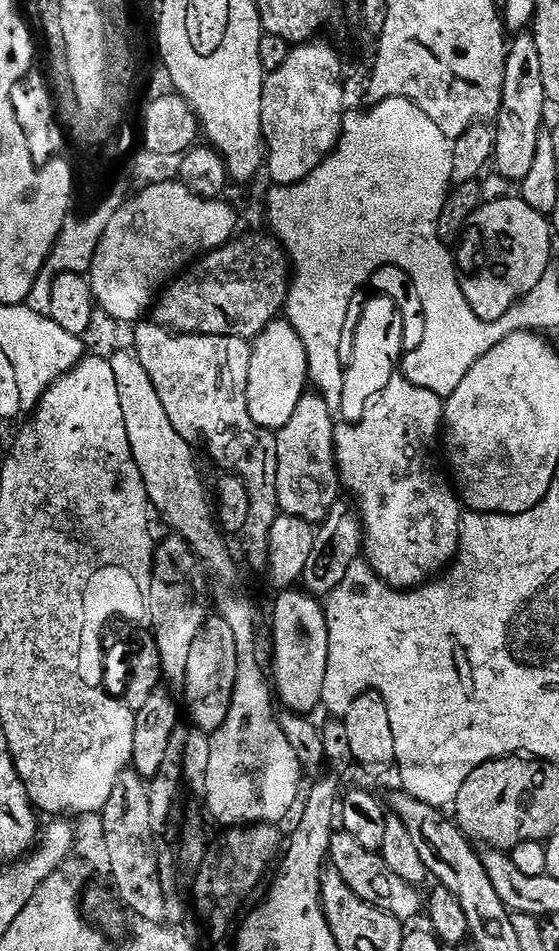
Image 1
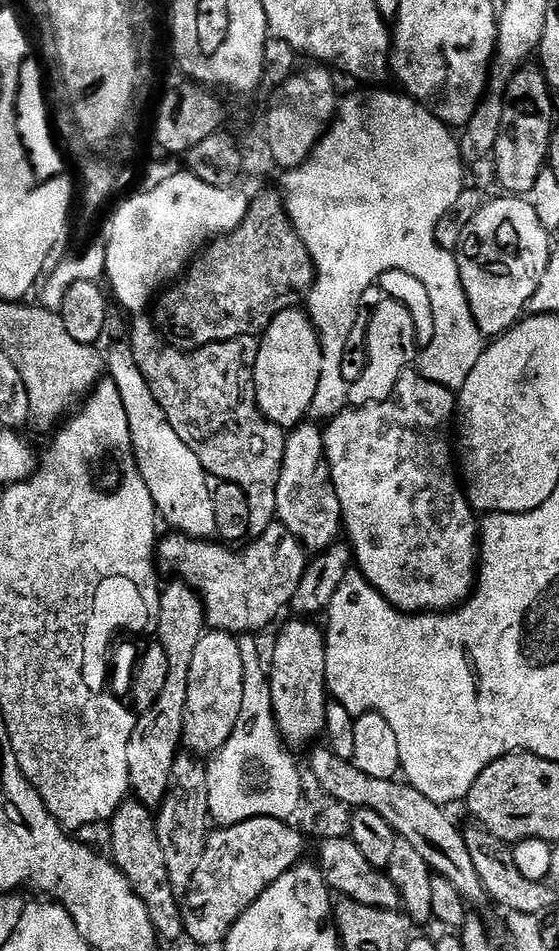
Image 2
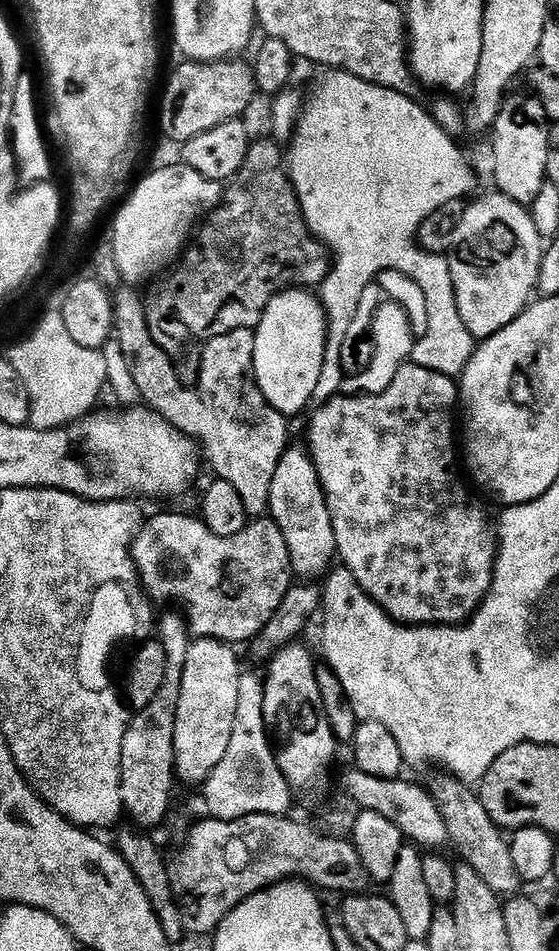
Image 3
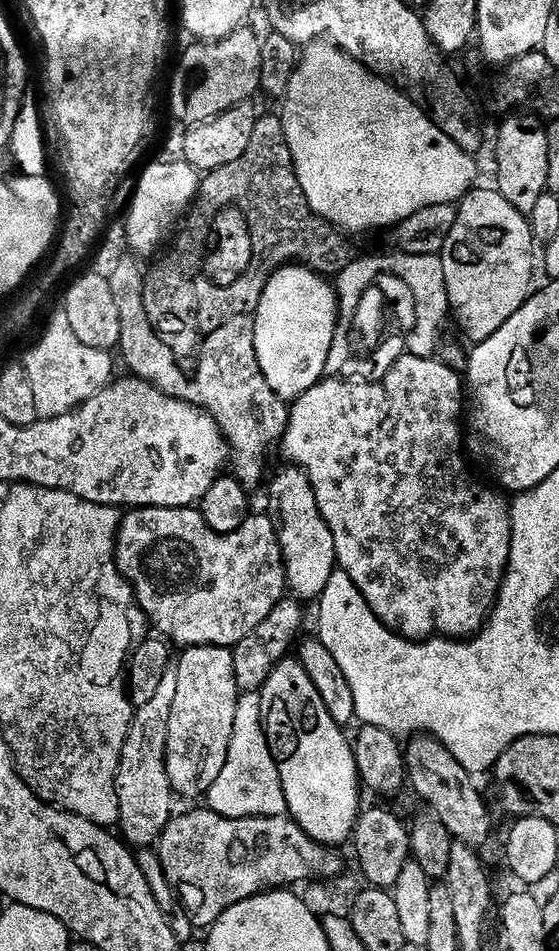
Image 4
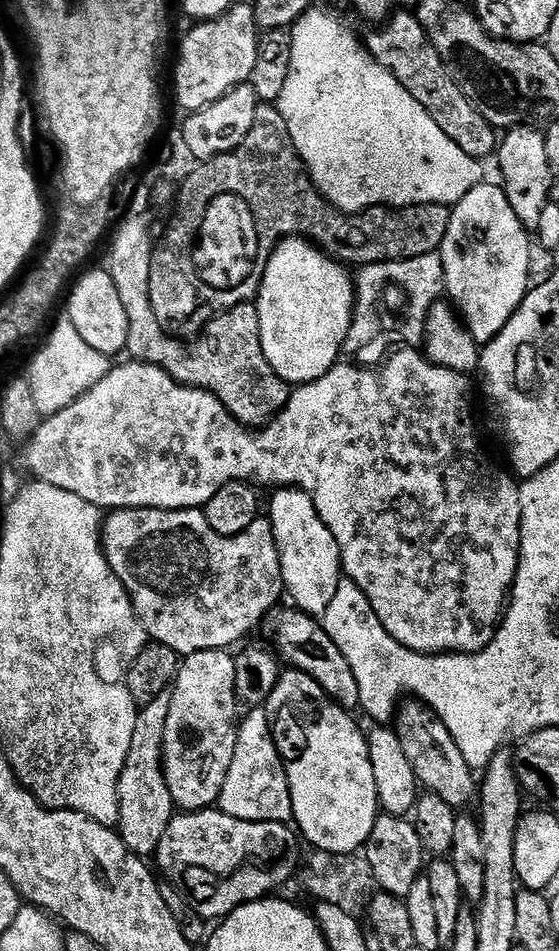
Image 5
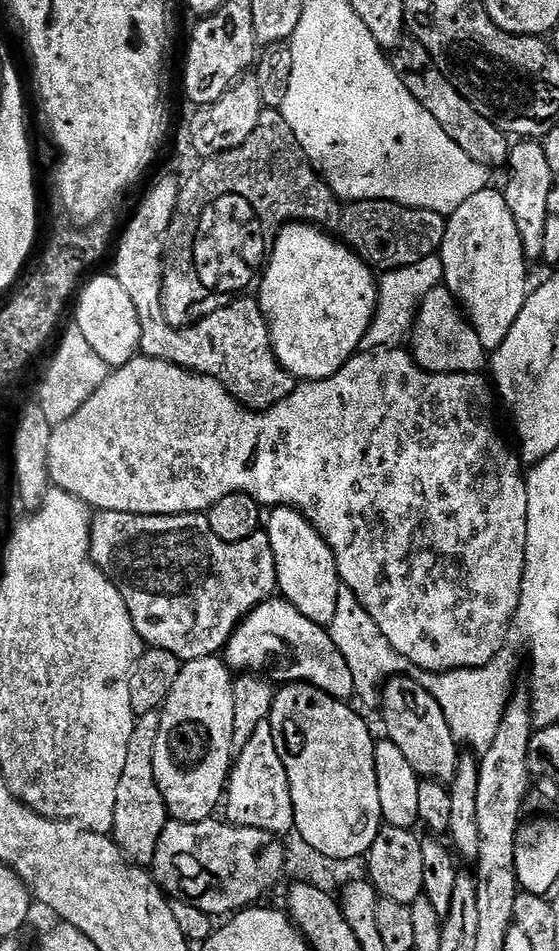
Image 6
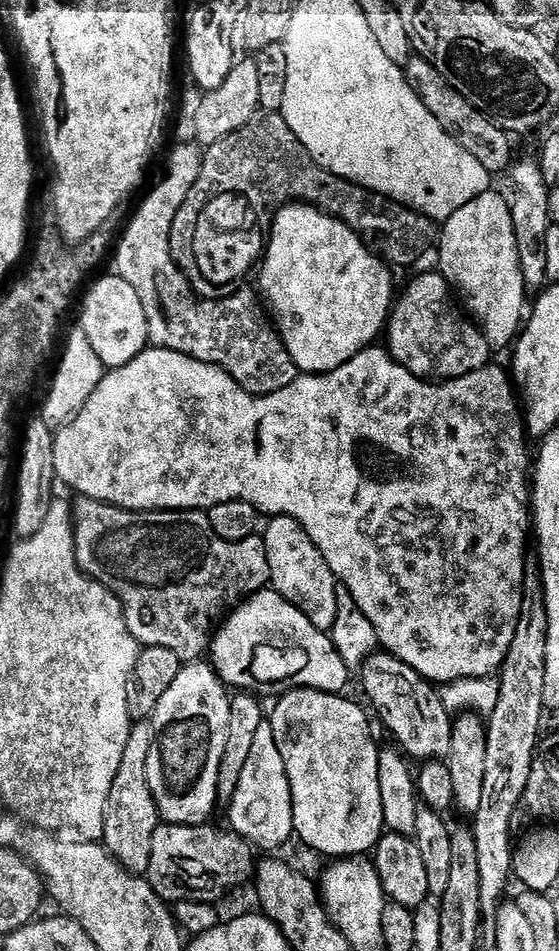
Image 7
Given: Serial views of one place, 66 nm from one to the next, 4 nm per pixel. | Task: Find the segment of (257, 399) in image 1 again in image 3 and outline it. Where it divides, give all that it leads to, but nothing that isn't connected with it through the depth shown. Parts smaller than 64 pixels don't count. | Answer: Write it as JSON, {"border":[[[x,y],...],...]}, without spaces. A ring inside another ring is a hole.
{"border":[[[289,288],[278,293],[266,306],[262,314],[262,322],[256,327],[254,338],[254,366],[252,374],[256,384],[262,390],[266,402],[274,406],[283,416],[295,418],[307,404],[313,403],[314,386],[318,386],[318,378],[322,378],[324,355],[328,345],[328,317],[324,315],[324,305],[316,300],[311,291],[302,288]]]}

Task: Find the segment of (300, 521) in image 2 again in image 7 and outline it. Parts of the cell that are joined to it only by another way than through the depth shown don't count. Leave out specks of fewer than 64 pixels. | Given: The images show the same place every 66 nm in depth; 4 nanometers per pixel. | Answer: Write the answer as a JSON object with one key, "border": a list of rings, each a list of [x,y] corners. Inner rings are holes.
{"border":[[[274,516],[267,524],[262,539],[266,546],[266,558],[270,558],[271,587],[282,594],[286,602],[302,610],[302,614],[306,614],[306,618],[310,618],[318,630],[331,633],[338,618],[338,581],[326,558],[293,516]]]}

